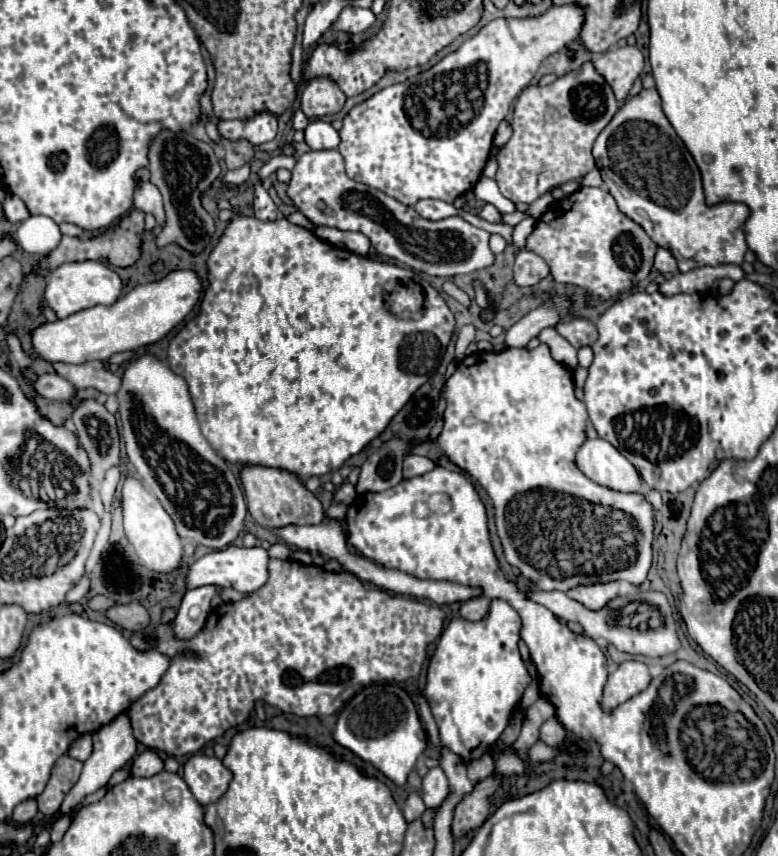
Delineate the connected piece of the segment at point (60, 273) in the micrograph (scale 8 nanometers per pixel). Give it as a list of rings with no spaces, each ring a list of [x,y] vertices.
[[[69,262],[69,264],[61,264],[59,268],[55,268],[49,274],[47,280],[47,288],[45,288],[45,300],[47,304],[53,308],[53,312],[57,314],[57,318],[67,318],[79,310],[91,308],[91,306],[111,306],[119,294],[121,294],[121,280],[119,276],[103,262]]]

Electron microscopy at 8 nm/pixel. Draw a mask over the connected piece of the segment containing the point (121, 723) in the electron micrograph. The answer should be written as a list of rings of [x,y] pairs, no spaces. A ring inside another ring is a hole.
[[[127,712],[119,714],[117,718],[113,718],[113,722],[101,726],[101,730],[95,730],[91,736],[93,736],[93,752],[83,762],[81,778],[69,790],[69,794],[65,796],[65,800],[59,806],[57,814],[53,814],[49,820],[57,820],[61,814],[69,814],[73,810],[73,806],[77,806],[87,794],[93,794],[95,790],[99,790],[101,786],[105,786],[107,780],[113,776],[113,772],[117,772],[119,768],[123,768],[133,758],[133,754],[137,752],[137,740],[133,738],[133,728],[131,728],[131,720],[129,720],[129,714]]]

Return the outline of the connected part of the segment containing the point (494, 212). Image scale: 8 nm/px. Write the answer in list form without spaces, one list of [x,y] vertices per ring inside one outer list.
[[[485,204],[478,216],[491,223],[501,223],[501,213],[492,204]]]

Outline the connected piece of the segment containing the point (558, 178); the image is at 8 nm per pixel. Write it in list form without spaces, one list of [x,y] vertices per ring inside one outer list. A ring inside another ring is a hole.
[[[591,62],[547,86],[527,86],[513,110],[513,136],[497,156],[499,170],[495,180],[501,194],[515,204],[531,204],[545,192],[585,176],[595,168],[591,146],[617,110],[619,102]]]

